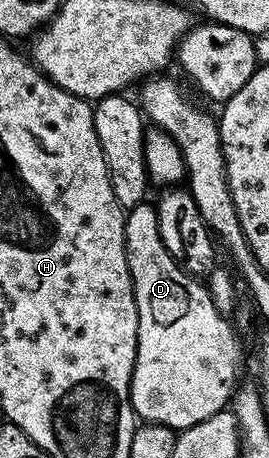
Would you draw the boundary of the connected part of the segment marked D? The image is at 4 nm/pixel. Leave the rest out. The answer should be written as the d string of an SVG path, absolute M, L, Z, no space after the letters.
M142 203L128 210L125 250L139 311L137 358L129 388L133 412L142 422L166 425L174 431L195 427L195 423L222 412L238 388L238 330L228 316L219 313L212 302L212 292L171 259L163 239L159 239L157 211L152 204Z

